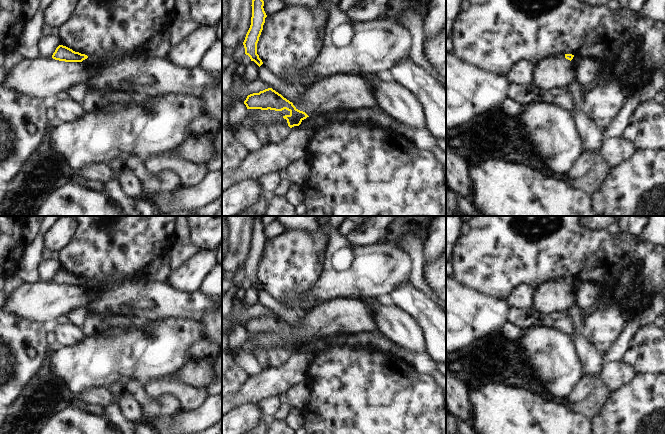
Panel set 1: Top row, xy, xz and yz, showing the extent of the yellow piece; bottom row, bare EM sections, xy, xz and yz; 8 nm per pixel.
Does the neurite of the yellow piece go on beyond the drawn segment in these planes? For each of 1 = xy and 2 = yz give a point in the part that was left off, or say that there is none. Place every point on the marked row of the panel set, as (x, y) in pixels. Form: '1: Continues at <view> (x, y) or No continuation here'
1: No continuation here
2: No continuation here.

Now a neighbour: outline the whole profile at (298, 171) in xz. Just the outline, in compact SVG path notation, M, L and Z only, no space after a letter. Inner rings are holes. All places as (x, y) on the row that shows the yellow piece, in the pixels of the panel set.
M304 158L291 162L285 169L289 183L298 185L307 181L311 171Z

